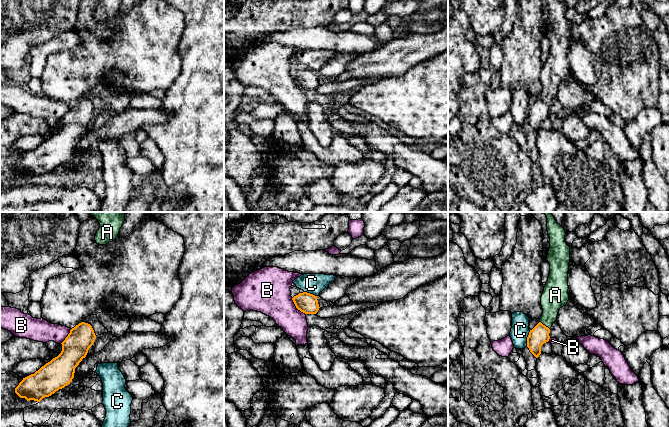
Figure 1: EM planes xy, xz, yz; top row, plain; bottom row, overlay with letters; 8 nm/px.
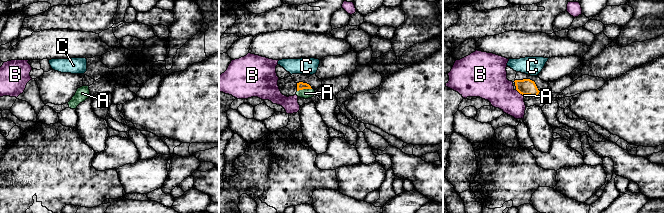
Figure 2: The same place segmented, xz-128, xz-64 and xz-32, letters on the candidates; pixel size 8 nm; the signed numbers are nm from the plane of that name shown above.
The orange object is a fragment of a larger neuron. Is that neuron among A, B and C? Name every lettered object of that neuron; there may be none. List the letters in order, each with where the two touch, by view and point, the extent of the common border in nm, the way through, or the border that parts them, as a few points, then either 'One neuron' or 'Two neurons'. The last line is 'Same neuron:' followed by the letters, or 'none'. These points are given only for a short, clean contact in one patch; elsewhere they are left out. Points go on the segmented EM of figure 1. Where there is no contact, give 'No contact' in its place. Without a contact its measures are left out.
A: Touches orange at yz (544, 325). Shared border 100 nm. Path across: yz (539, 335), (544, 325), (555, 296). One neuron
B: Touches orange at xz (296, 307). Shared border 180 nm. Boundary: xz (291, 298), (294, 305), (305, 314). Two neurons
C: Touches orange at yz (527, 338). Shared border 130 nm. Boundary: yz (530, 330), (526, 345). Two neurons
Same neuron: A

